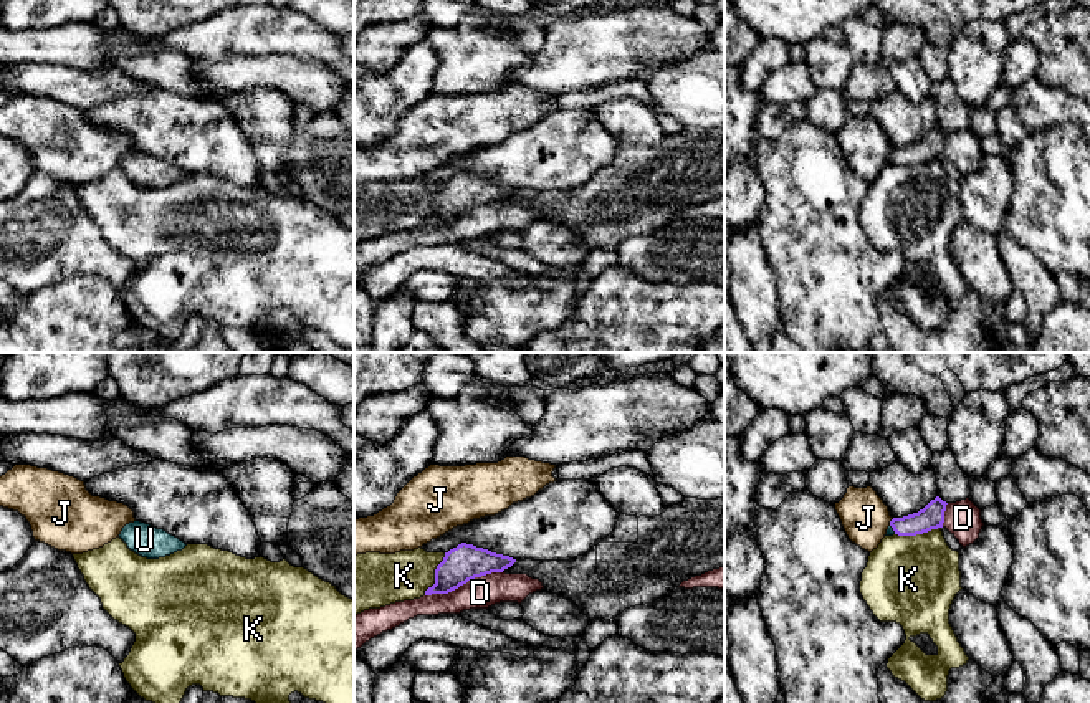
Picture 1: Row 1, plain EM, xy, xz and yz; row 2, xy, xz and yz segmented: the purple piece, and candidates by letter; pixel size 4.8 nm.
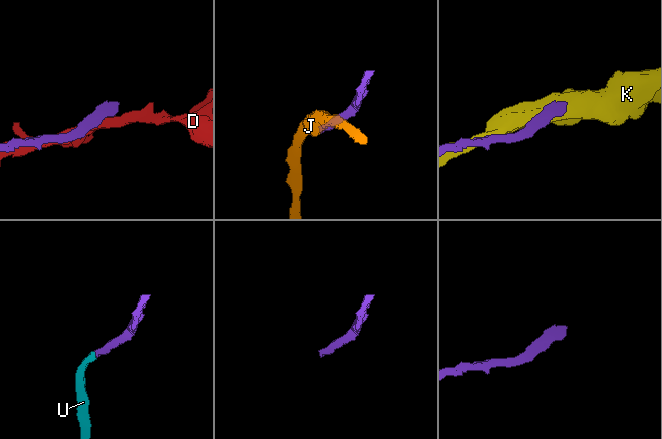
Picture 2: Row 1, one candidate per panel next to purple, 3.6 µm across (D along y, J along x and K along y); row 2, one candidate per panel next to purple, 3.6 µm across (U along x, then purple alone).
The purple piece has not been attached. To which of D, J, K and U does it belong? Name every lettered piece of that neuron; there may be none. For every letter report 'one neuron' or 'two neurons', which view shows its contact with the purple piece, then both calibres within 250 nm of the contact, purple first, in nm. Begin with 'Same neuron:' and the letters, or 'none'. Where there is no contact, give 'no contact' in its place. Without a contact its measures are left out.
Same neuron: U
D: two neurons; contact in xz; calibres 180 and 160 nm
J: two neurons; contact in yz; calibres 120 and 240 nm
K: two neurons; contact in yz; calibres 120 and 440 nm
U: one neuron; contact in yz; calibres 120 and 40 nm

